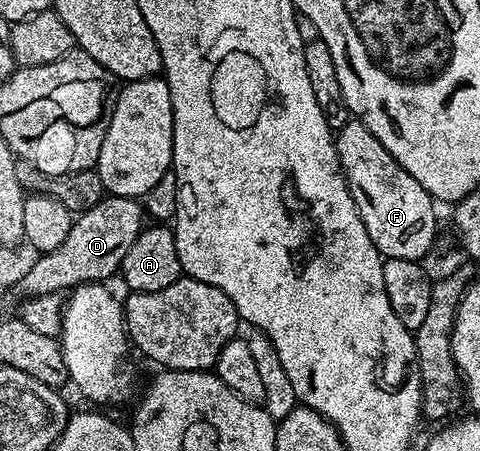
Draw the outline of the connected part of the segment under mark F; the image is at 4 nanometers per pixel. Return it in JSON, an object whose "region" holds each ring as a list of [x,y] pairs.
{"region":[[[346,119],[345,125],[336,129],[335,143],[341,172],[359,210],[359,218],[363,218],[363,226],[367,226],[367,234],[371,234],[371,242],[375,242],[382,257],[424,261],[437,232],[433,197],[407,174],[407,170],[403,170],[403,166],[399,166],[395,158],[391,158],[387,146],[383,146],[360,120]]]}

